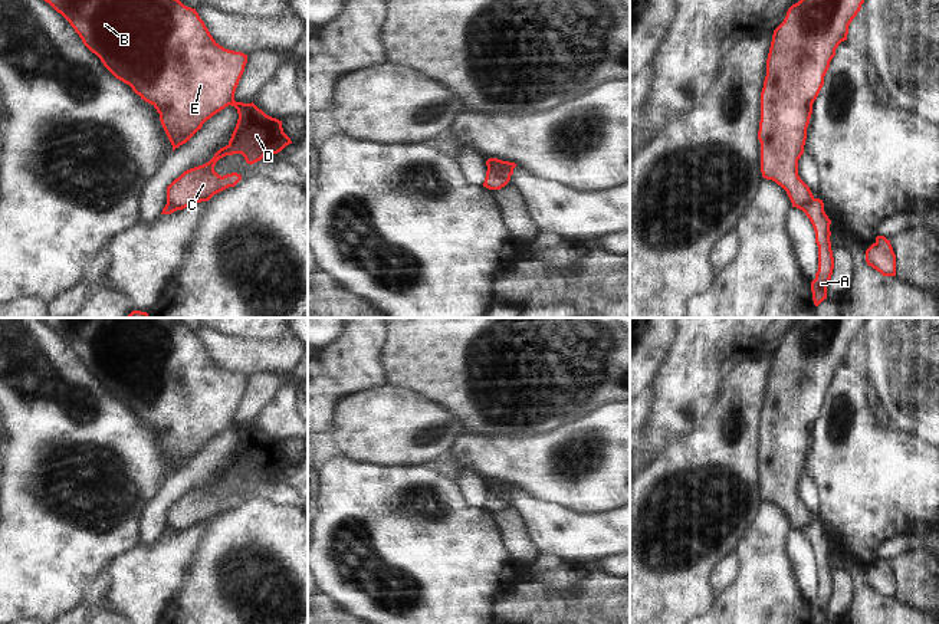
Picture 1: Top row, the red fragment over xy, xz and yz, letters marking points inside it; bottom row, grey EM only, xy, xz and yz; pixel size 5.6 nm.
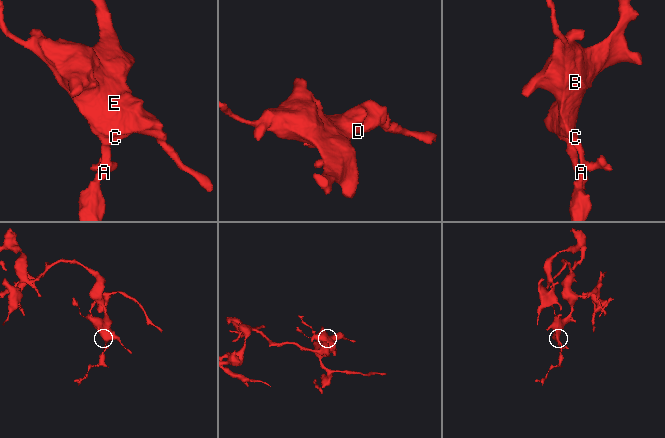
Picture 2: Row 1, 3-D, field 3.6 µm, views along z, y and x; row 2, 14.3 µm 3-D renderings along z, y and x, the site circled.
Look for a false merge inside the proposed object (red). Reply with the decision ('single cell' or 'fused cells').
fused cells

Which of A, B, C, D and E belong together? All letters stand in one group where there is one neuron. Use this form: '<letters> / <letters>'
A / B C D E

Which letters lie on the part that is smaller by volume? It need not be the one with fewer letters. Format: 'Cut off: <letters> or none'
Cut off: A

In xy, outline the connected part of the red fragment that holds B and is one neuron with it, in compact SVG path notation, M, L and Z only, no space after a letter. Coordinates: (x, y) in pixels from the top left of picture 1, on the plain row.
M40 318L75 351L83 367L119 403L129 407L160 436L161 447L173 473L190 463L213 437L232 427L239 441L229 466L198 489L184 493L167 509L167 526L183 532L209 523L214 516L234 509L242 497L219 497L216 485L242 476L247 486L280 474L292 466L283 454L282 443L266 437L253 424L234 423L234 414L247 385L247 377L220 368L196 331L184 328L174 318Z

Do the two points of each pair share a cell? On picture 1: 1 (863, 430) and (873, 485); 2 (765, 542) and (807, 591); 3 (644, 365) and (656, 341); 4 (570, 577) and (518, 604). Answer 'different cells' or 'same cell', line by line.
1: same cell
2: different cells
3: same cell
4: different cells

